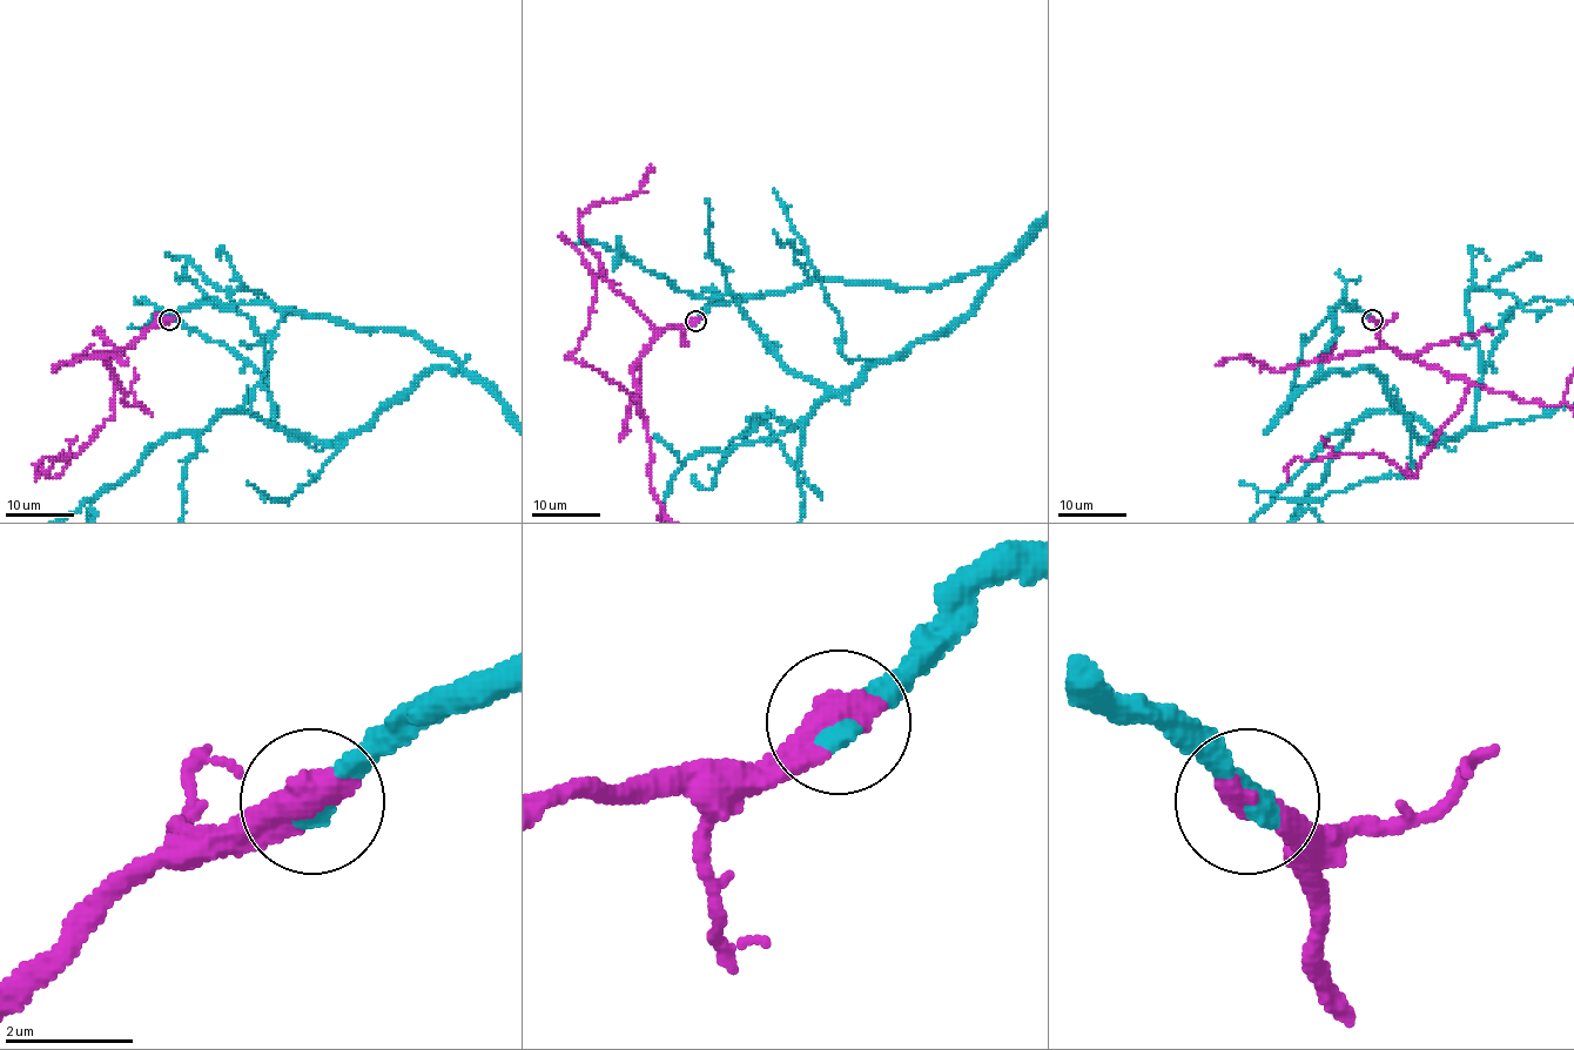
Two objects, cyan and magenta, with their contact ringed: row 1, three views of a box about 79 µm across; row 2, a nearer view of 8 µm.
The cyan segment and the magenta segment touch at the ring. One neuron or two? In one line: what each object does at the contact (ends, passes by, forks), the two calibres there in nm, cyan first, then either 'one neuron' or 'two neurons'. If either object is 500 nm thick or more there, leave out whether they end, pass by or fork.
400 nm thick on the cyan side, 600 nm on the other; one neuron

